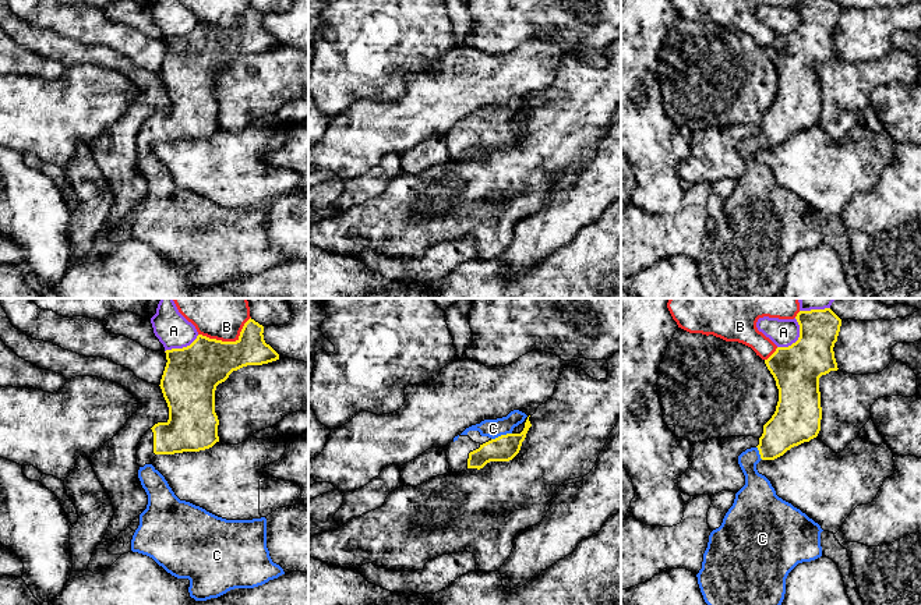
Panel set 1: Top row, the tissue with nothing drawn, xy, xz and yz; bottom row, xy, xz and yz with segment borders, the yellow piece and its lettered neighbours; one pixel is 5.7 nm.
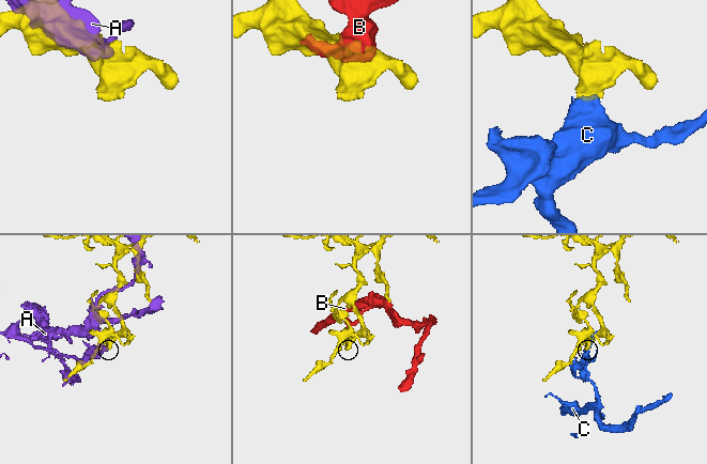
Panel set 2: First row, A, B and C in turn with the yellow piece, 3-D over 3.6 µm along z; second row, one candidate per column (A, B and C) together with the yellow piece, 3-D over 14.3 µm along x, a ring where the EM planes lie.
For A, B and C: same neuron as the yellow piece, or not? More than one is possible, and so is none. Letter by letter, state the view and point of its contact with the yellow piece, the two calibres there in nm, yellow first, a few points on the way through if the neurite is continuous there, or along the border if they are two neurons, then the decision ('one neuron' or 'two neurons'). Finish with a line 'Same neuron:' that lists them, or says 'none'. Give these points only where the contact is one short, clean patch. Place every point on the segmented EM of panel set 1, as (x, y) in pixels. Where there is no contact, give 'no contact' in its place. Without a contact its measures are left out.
A: yz (798, 339) | 280/160 nm | two neurons
B: xy (228, 342) | 300/360 nm | two neurons
C: xz (501, 435) | 150/110 nm | across xz (504, 448), (501, 435), (493, 428) | one neuron
Same neuron: C

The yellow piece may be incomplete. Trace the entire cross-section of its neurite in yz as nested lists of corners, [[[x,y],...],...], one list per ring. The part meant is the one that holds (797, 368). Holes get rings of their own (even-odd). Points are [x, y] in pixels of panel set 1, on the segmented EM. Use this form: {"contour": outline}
{"contour": [[[830,308],[800,311],[795,319],[798,340],[788,347],[777,347],[765,360],[779,389],[776,411],[763,425],[759,445],[738,456],[745,485],[735,493],[721,526],[710,533],[702,569],[696,574],[707,605],[781,605],[788,573],[798,563],[822,556],[821,526],[779,498],[770,481],[756,470],[761,460],[774,460],[818,436],[822,420],[819,378],[839,369],[833,347],[841,319]]]}

